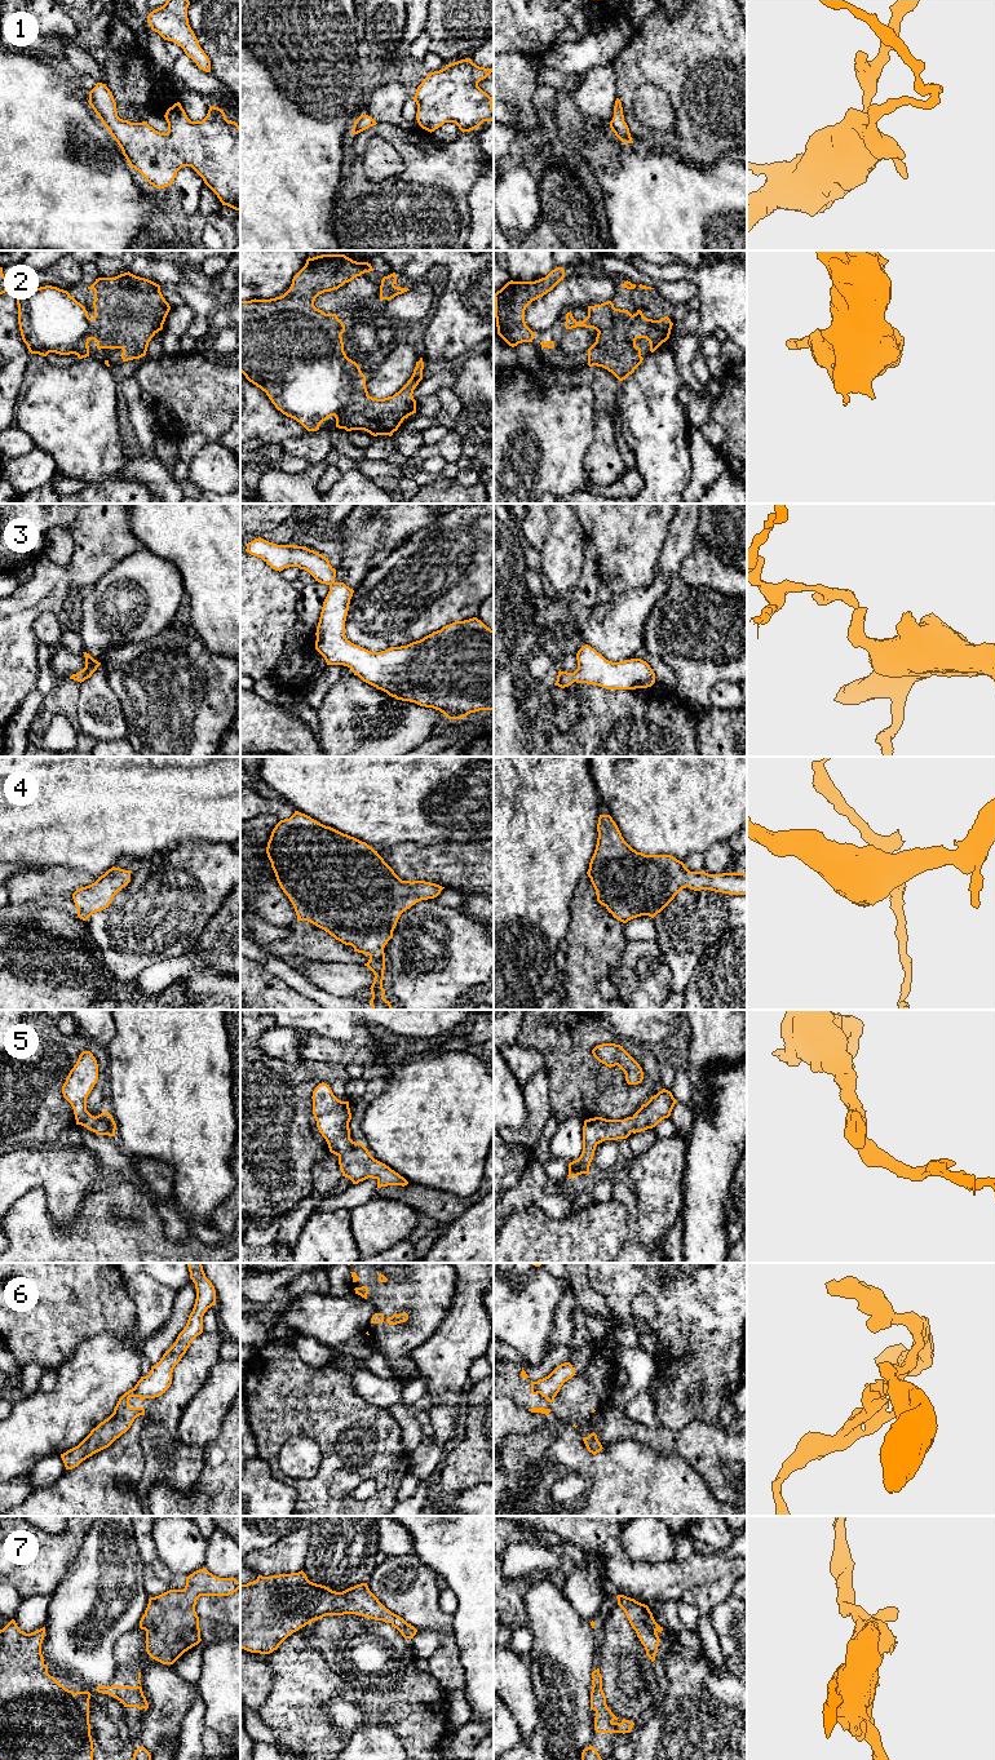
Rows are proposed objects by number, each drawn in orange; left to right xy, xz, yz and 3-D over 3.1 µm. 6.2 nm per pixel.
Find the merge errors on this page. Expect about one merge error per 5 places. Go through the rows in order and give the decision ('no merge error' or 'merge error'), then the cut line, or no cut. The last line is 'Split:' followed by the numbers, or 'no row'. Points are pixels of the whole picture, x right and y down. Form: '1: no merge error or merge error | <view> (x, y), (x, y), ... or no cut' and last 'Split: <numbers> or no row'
1: no merge error | no cut
2: no merge error | no cut
3: no merge error | no cut
4: no merge error | no cut
5: no merge error | no cut
6: merge error | xy (133, 1388), (145, 1397)
7: no merge error | no cut
Split: 6

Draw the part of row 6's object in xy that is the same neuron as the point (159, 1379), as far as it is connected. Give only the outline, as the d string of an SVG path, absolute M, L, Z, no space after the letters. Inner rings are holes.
M187 1263L190 1278L195 1284L196 1299L187 1324L178 1334L173 1346L163 1355L160 1361L151 1366L150 1373L134 1386L134 1389L145 1398L162 1396L172 1384L174 1366L186 1353L190 1343L203 1333L203 1316L216 1303L216 1290L205 1277L202 1263Z

